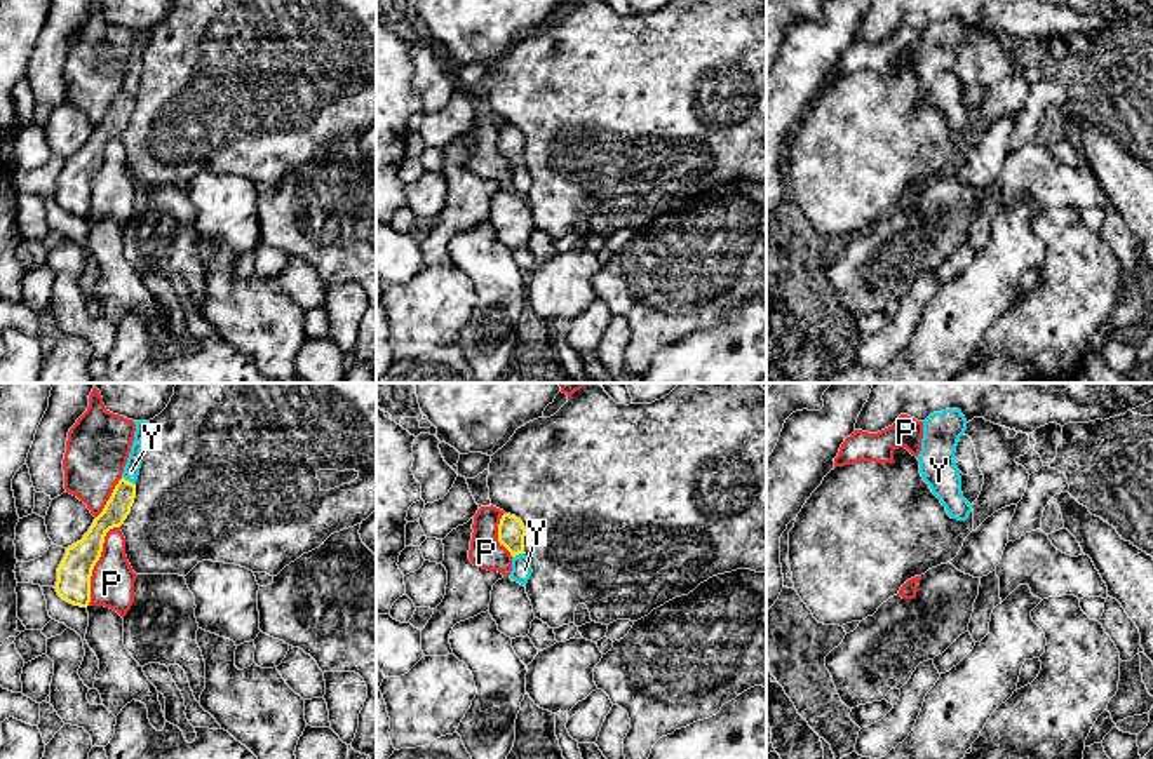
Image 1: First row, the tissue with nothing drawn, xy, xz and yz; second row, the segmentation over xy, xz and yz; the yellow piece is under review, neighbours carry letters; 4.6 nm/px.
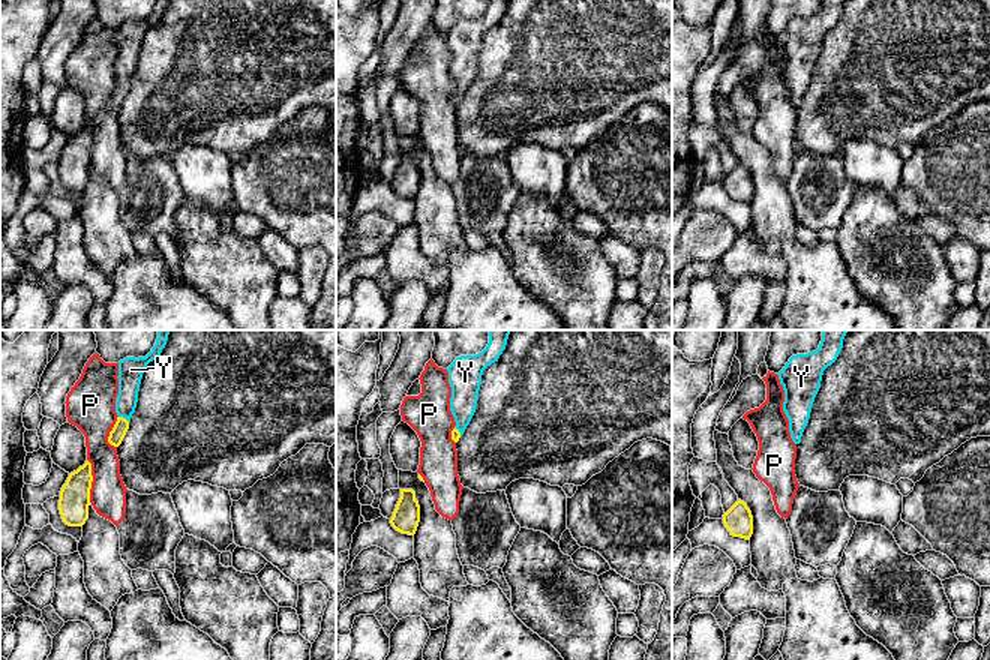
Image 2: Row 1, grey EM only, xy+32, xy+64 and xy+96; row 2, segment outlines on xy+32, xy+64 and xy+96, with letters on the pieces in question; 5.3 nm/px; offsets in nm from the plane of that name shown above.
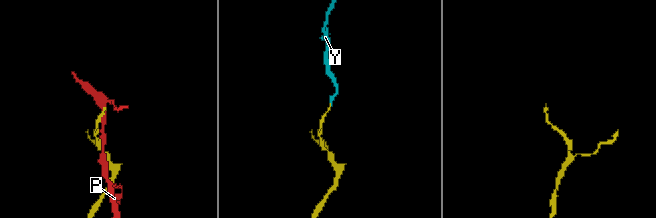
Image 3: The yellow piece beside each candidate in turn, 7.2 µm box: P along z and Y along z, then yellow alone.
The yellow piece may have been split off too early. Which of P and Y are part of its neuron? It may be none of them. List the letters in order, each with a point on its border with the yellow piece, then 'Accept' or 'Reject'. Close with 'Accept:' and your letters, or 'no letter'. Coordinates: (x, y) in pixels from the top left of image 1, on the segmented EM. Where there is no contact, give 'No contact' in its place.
P: Touches yellow at xy (96, 561). Reject
Y: Touches yellow at xy (128, 481). Accept
Accept: Y

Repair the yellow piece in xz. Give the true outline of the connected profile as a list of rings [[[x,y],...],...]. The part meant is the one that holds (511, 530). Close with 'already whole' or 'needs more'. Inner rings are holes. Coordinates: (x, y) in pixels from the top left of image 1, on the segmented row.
[[[503,514],[498,524],[498,541],[512,555],[510,578],[526,587],[533,569],[529,559],[524,554],[526,527],[521,519],[510,514]]]; needs more

